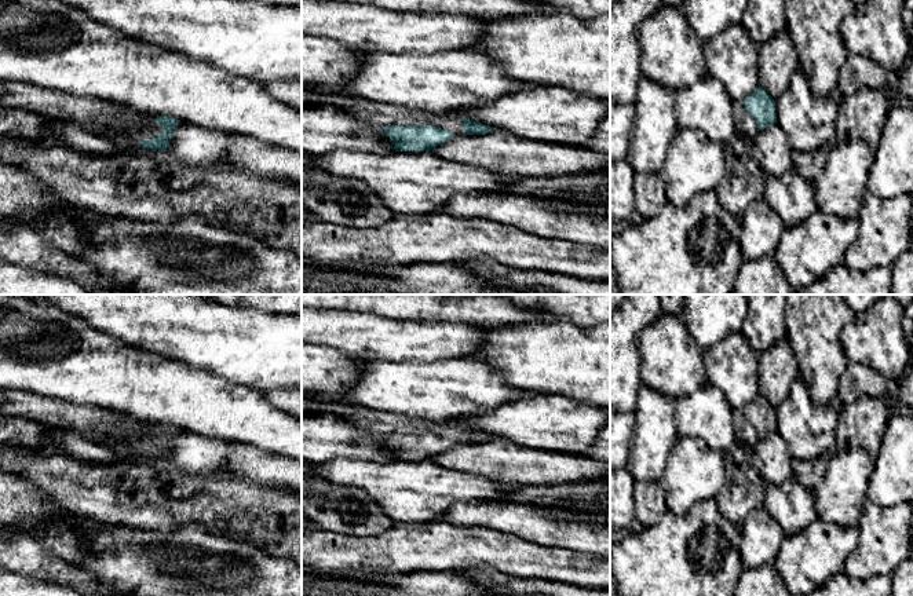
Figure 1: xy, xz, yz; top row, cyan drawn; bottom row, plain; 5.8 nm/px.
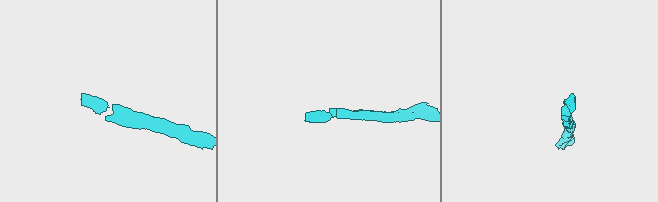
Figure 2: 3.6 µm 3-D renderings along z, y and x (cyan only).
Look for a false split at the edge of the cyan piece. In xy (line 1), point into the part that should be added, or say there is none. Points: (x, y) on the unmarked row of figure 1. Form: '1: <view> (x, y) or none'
1: none

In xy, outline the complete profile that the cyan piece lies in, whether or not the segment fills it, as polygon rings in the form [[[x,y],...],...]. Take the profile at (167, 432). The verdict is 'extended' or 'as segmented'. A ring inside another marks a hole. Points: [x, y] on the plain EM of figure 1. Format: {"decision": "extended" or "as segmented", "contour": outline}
{"decision": "as segmented", "contour": [[[158,424],[156,427],[157,434],[161,436],[161,442],[157,446],[146,447],[138,451],[142,457],[153,457],[164,461],[171,450],[171,439],[179,432],[180,428],[174,425]]]}

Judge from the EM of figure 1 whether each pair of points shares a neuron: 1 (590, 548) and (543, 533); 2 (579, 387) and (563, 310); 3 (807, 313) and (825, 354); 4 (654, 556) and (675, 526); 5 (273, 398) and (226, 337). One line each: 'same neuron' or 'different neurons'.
1: same neuron
2: different neurons
3: same neuron
4: same neuron
5: different neurons

